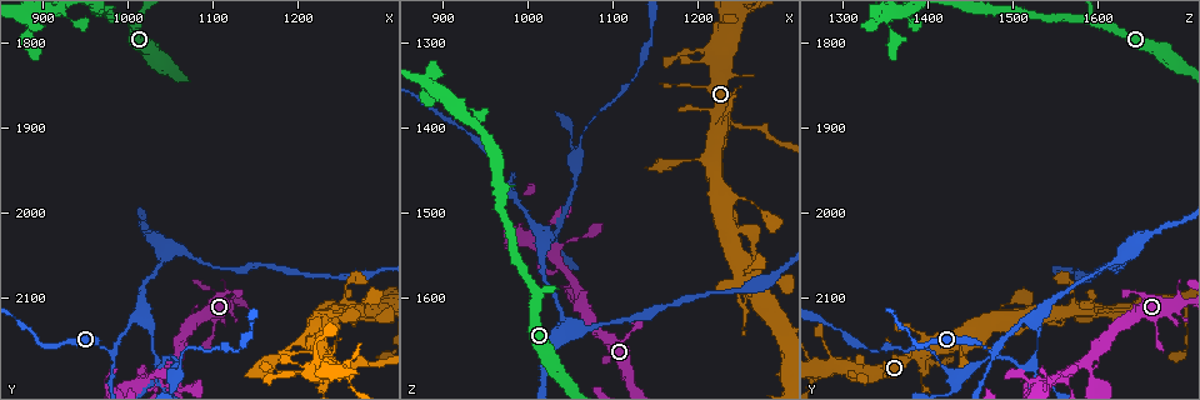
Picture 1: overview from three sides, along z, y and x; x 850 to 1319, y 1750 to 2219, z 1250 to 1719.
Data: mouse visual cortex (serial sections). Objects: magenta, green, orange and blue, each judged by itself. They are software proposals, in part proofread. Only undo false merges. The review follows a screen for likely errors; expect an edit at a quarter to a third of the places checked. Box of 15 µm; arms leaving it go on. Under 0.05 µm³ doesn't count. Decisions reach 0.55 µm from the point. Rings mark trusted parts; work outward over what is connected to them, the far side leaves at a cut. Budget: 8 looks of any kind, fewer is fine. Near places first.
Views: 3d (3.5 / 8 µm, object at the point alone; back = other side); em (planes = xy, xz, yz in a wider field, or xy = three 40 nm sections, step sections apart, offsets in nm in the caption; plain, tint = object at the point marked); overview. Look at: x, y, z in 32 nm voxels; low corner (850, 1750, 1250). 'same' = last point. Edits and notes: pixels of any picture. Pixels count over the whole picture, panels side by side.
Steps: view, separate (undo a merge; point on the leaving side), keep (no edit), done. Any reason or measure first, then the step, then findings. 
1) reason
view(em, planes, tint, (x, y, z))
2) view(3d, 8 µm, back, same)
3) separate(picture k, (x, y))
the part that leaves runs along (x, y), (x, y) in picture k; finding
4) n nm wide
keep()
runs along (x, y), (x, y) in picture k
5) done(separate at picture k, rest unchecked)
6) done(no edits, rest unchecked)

three arms meet
view(3d, 3.5 µm, (980, 2160, 1480))

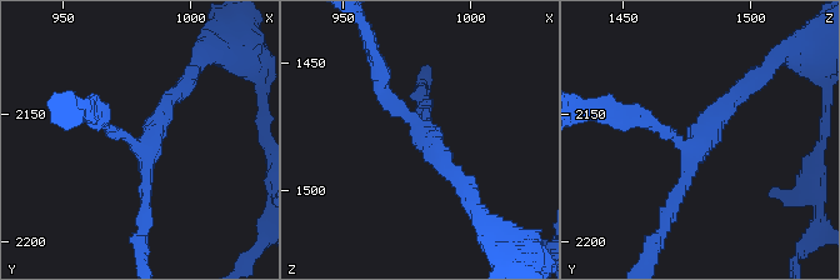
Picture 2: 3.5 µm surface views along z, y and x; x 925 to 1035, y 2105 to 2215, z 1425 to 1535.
need the tissue
view(em, xy, step 2, tint, (982, 2162, 1478))

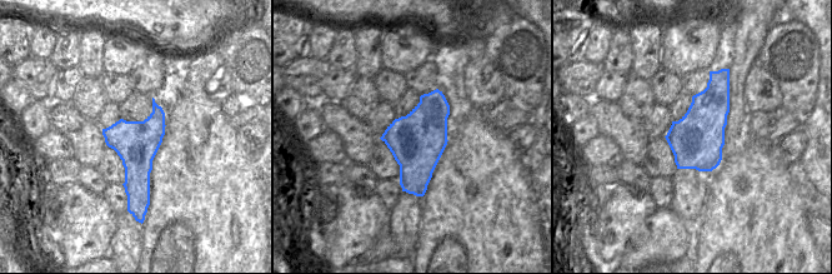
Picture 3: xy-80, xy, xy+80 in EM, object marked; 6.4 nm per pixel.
arms of 200, 200, 200 nm
keep()
runs along (380, 78), (388, 103), (461, 183) in picture 2; one cell here

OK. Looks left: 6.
a fork
view(3d, 3.5 µm, (1035, 2175, 1520))

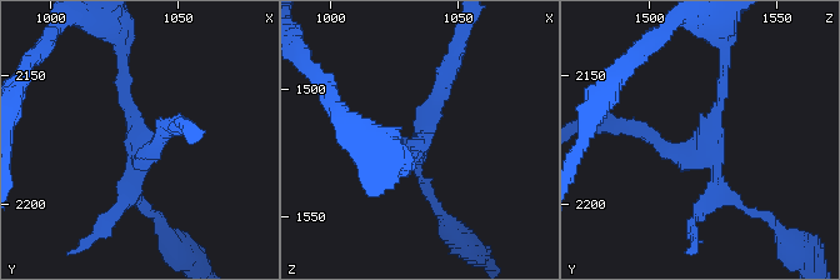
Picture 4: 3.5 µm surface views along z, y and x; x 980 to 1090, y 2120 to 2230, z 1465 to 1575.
3 arms; arms of 150, 200, 200 nm; need the tissue
view(em, xy, step 5, tint, (1036, 2175, 1522))

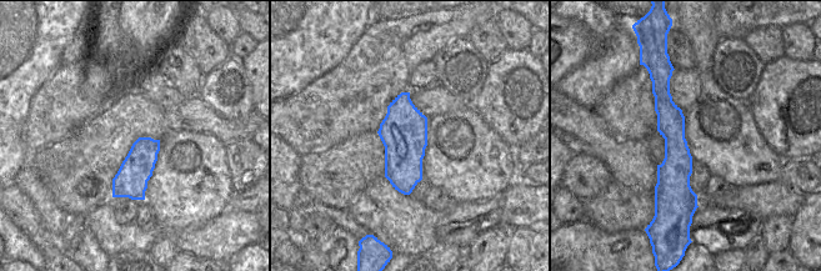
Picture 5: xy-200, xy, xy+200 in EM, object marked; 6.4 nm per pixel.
keep()
all the same cell

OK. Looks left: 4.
view(3d, 8 µm, (1240, 2190, 1395))

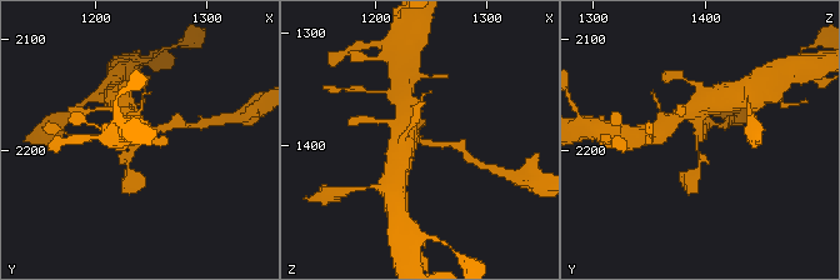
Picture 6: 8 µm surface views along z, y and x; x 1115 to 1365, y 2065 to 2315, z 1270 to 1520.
3 arms; arms of 150, 200, 350 nm; need the tissue
view(em, xy, step 3, tint, (1238, 2190, 1392))

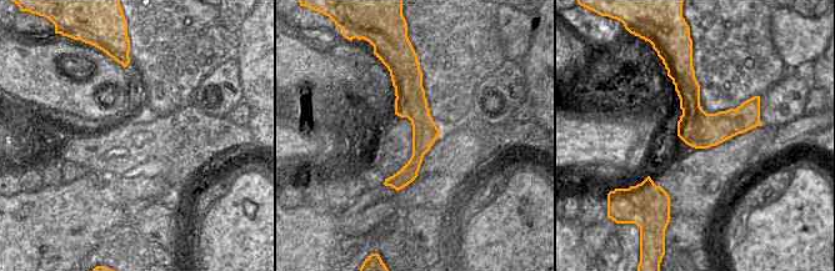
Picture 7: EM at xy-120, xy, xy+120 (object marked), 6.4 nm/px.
separate(picture 6, (166, 126))
the part that leaves runs along (420, 139), (453, 144), (464, 151) in picture 6; two cells meet here

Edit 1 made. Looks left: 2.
done(separate at picture 6, rest unchecked)

